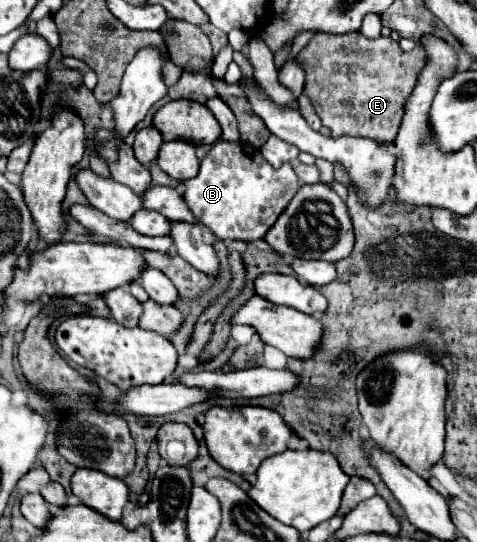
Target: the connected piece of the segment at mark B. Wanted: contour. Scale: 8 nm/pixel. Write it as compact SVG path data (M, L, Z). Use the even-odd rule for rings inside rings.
M218 140L202 158L198 176L184 180L182 198L196 220L210 228L216 238L254 242L266 236L298 188L300 180L290 164L274 168L252 146Z

